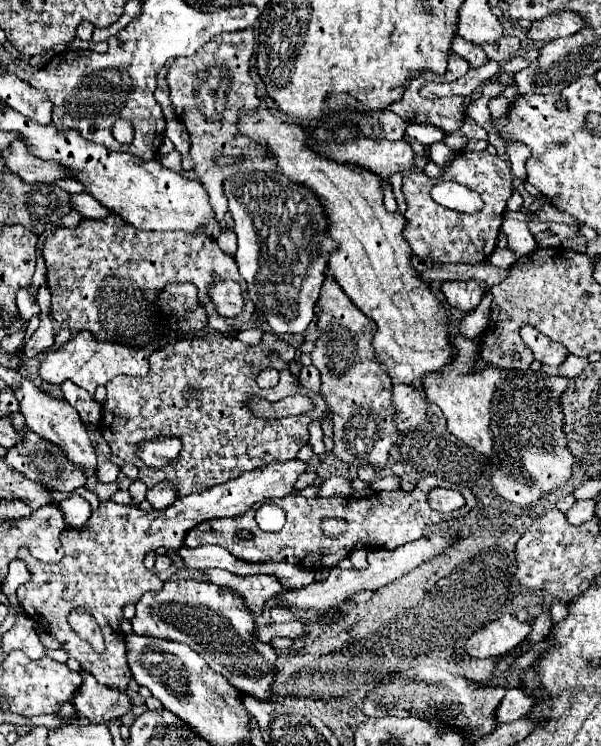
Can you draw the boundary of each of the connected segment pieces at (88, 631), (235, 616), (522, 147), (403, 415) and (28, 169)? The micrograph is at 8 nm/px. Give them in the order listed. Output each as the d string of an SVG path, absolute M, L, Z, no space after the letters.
M74 608L70 614L68 614L68 624L72 626L72 630L76 630L76 634L90 642L90 646L102 654L104 650L104 640L102 640L102 632L100 632L100 626L94 622L94 618L84 610L84 608Z
M170 580L162 590L140 598L132 628L134 634L180 640L194 648L212 670L222 674L232 686L238 686L238 690L258 700L268 700L272 696L270 684L276 672L276 650L252 638L256 628L254 616L244 598L228 588L202 580Z
M506 142L506 152L508 152L508 160L510 160L510 168L514 172L516 178L526 178L526 168L524 168L524 162L528 160L530 156L530 148L522 142Z
M396 384L392 388L394 402L394 424L400 432L414 428L426 420L426 402L418 388L408 384Z
M16 140L12 142L4 152L2 158L6 160L6 166L10 172L18 174L26 182L56 182L62 178L70 178L66 170L58 168L58 162L42 162L42 158L34 158L26 150L26 142Z

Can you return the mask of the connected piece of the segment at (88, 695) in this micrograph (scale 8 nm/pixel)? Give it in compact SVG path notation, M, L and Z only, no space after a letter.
M80 670L80 676L82 686L74 696L74 704L82 716L86 716L90 722L106 724L128 712L130 700L124 692L98 684L88 670Z

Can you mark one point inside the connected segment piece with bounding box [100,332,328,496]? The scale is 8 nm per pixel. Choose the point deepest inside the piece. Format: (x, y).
(195, 389)

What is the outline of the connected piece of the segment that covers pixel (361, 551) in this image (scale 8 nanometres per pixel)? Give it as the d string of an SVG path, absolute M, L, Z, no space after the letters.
M354 546L352 554L350 554L350 560L356 568L364 568L366 566L366 554L368 554L368 548L366 546Z

